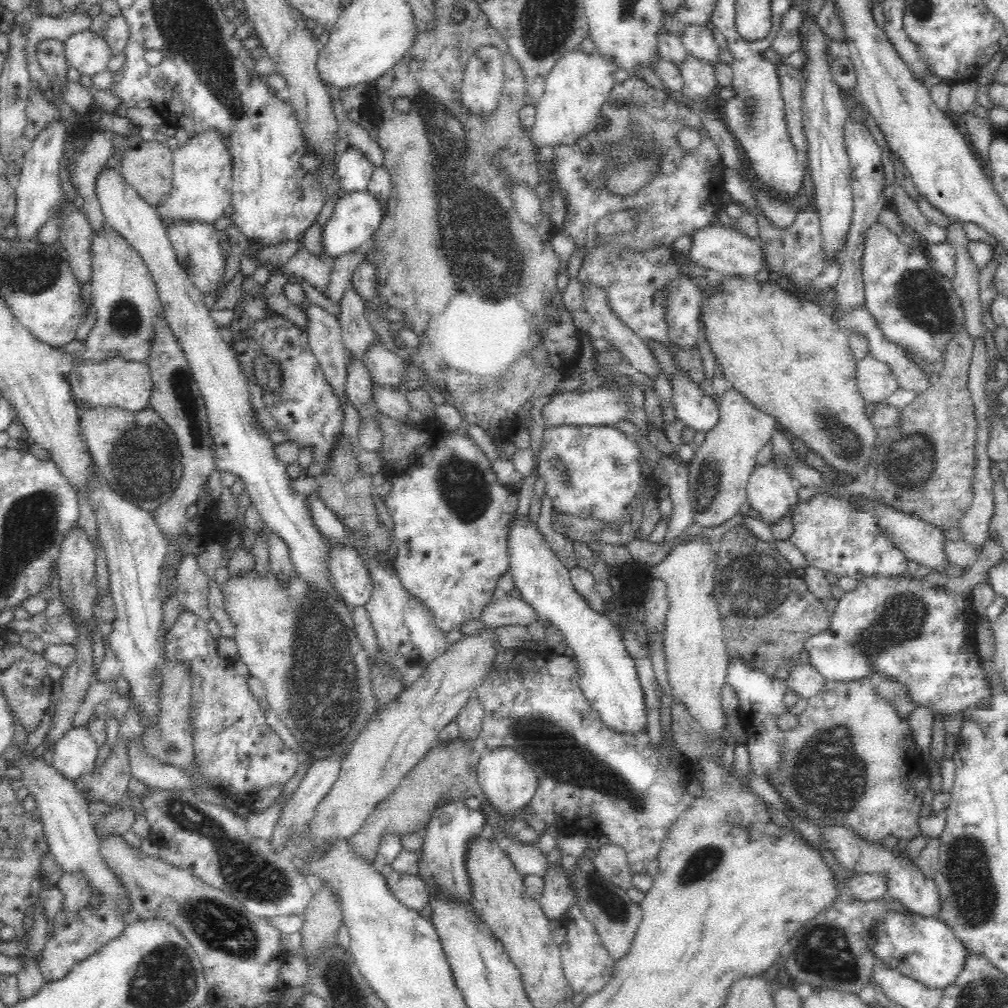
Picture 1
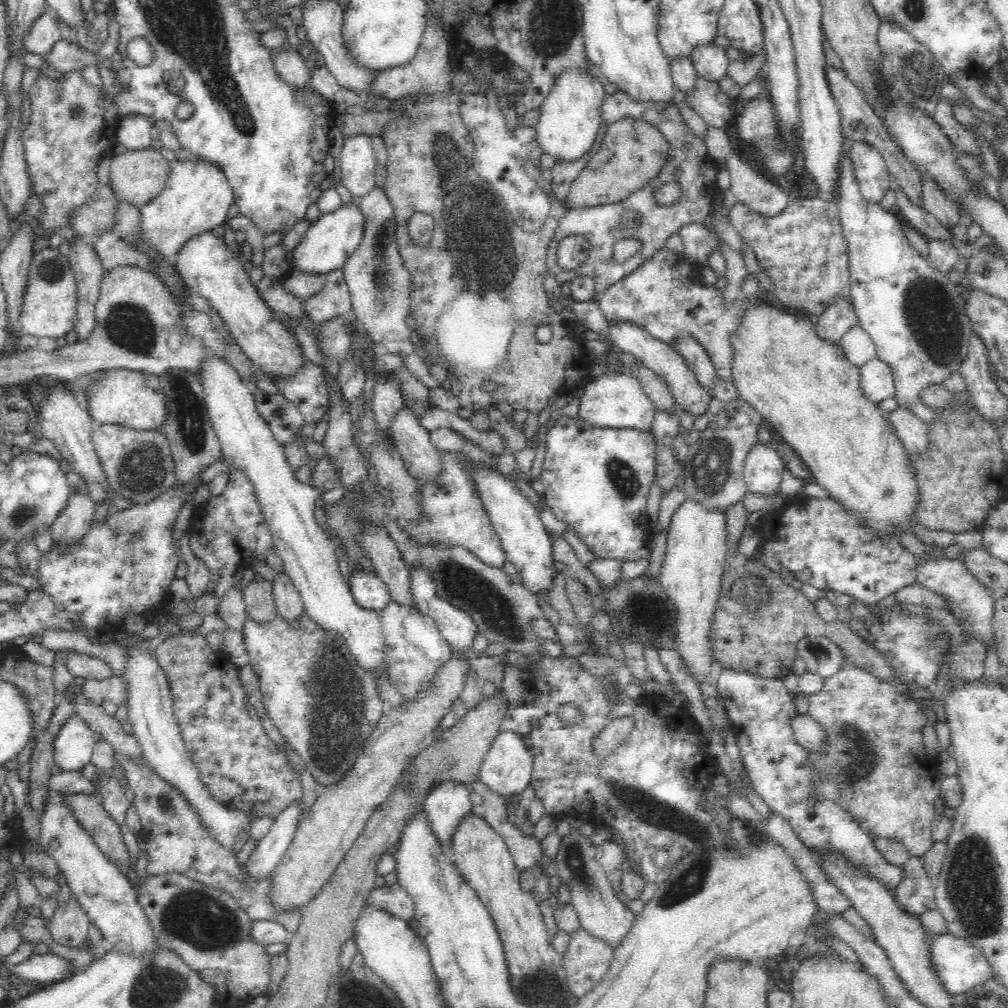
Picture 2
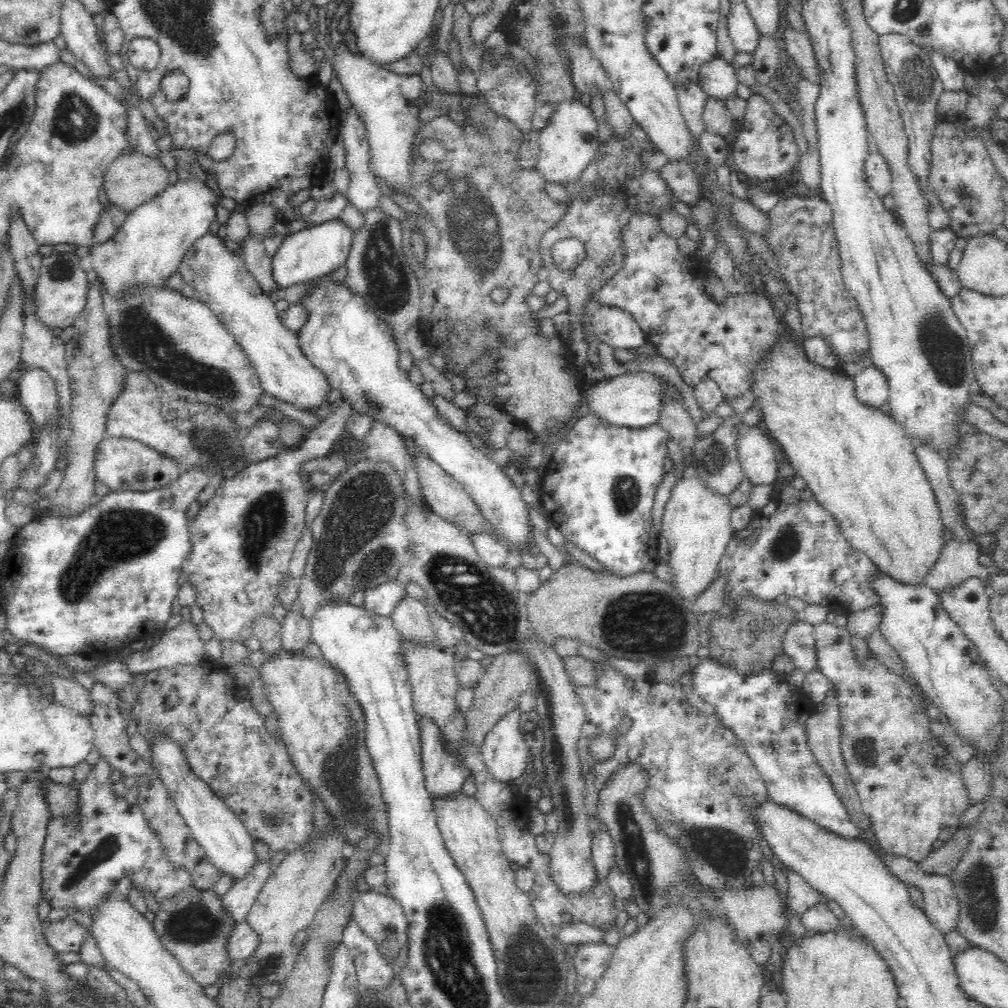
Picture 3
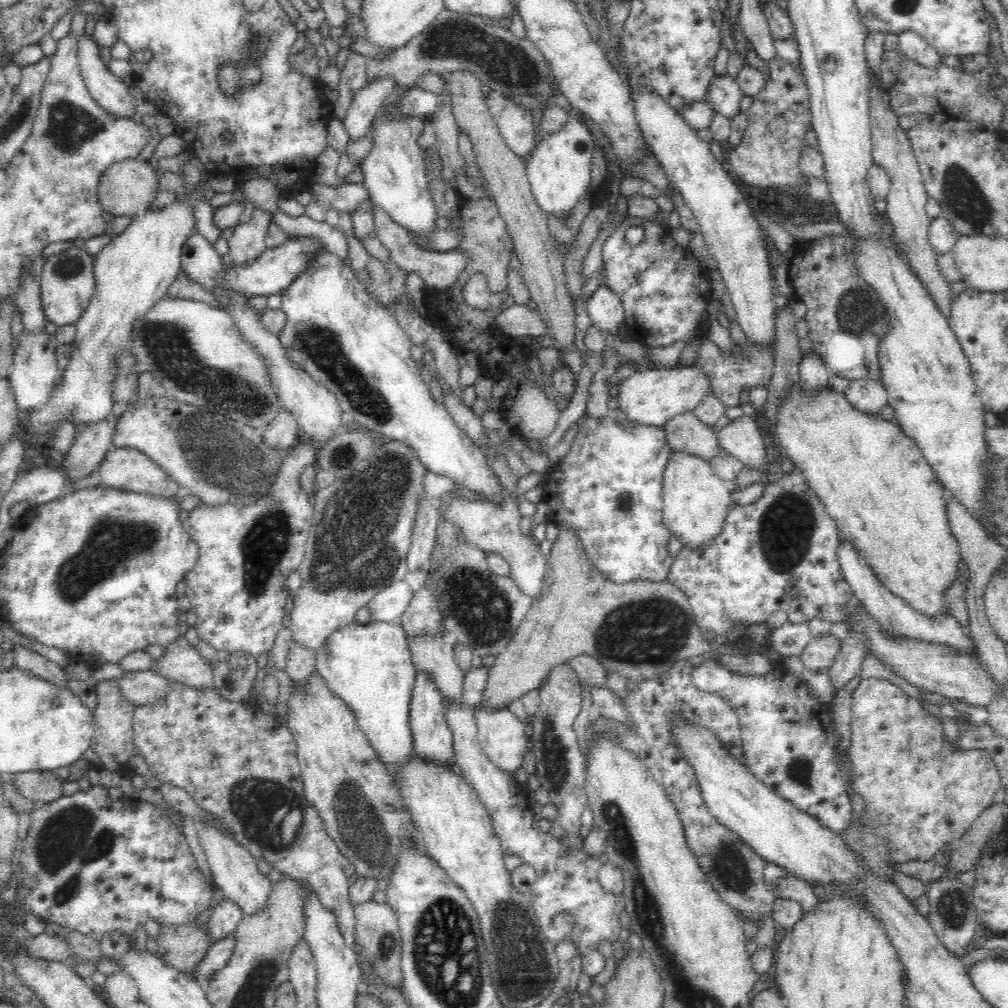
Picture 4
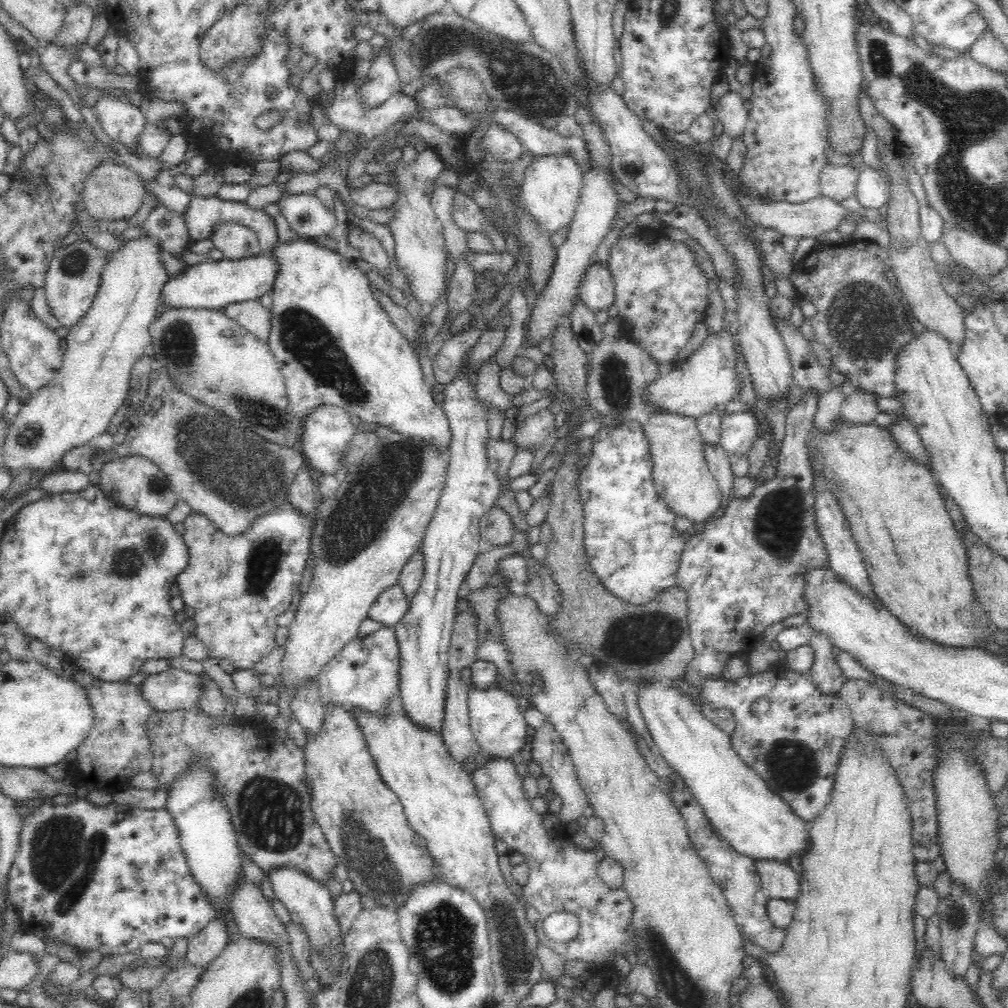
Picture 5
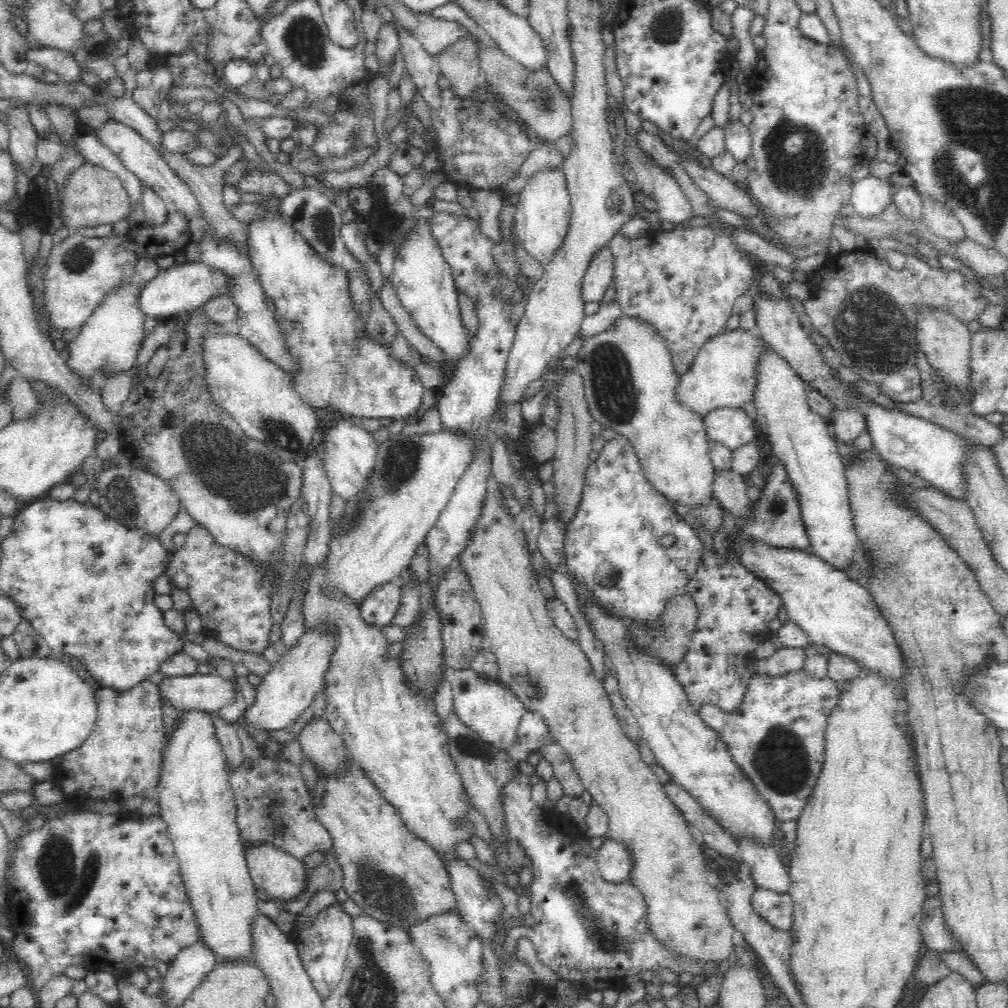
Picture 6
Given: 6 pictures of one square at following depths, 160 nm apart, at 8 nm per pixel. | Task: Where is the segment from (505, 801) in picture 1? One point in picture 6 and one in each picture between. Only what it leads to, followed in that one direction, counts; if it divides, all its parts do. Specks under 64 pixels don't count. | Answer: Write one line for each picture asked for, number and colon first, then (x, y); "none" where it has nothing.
2: (507, 769)
3: (506, 751)
4: (501, 735)
5: (496, 716)
6: (488, 707)

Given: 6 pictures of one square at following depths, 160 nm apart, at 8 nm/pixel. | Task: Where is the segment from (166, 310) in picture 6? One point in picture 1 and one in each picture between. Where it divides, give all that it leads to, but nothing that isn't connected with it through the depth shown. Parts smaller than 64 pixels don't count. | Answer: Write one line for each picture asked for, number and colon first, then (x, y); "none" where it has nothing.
1: (357, 215)
2: (328, 244)
3: (315, 251)
4: (276, 268)
5: (212, 284)

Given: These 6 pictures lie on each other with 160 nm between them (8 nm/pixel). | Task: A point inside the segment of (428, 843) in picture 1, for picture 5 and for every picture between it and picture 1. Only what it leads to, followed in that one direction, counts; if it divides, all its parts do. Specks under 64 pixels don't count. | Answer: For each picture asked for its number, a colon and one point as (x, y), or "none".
2: (448, 804)
3: (444, 777)
4: (433, 742)
5: (451, 543)

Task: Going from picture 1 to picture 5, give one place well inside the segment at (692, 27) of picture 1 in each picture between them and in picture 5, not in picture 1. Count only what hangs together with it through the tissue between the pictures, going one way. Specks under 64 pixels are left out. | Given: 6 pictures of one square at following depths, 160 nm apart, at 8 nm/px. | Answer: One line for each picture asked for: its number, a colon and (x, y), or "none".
2: (709, 60)
3: (718, 78)
4: (723, 94)
5: (729, 108)

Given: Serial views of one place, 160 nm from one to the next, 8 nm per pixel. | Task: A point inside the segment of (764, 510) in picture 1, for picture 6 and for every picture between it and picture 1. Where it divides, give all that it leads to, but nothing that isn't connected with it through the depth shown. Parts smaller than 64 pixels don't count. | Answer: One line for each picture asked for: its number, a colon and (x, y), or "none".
2: (762, 470)
3: (757, 457)
4: (741, 438)
5: (738, 433)
6: (733, 427)

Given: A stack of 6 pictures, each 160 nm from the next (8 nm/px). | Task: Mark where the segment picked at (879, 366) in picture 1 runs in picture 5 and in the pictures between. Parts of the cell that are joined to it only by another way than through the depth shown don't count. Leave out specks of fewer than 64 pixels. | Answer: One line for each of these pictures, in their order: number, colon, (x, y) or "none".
2: (877, 382)
3: (872, 386)
4: (868, 395)
5: (862, 407)

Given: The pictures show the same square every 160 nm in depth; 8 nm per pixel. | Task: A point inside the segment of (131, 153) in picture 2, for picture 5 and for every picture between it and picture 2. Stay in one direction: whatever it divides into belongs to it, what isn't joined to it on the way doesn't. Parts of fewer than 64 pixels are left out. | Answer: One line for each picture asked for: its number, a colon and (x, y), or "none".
3: (131, 179)
4: (129, 186)
5: (113, 191)

